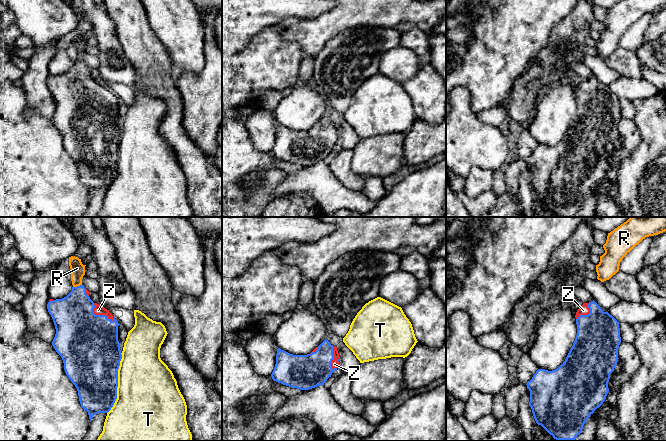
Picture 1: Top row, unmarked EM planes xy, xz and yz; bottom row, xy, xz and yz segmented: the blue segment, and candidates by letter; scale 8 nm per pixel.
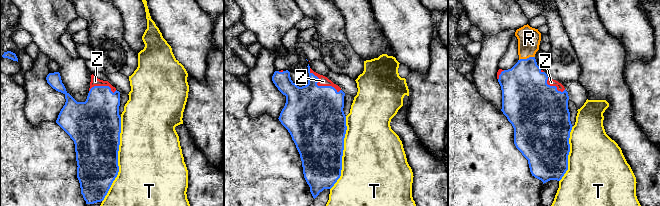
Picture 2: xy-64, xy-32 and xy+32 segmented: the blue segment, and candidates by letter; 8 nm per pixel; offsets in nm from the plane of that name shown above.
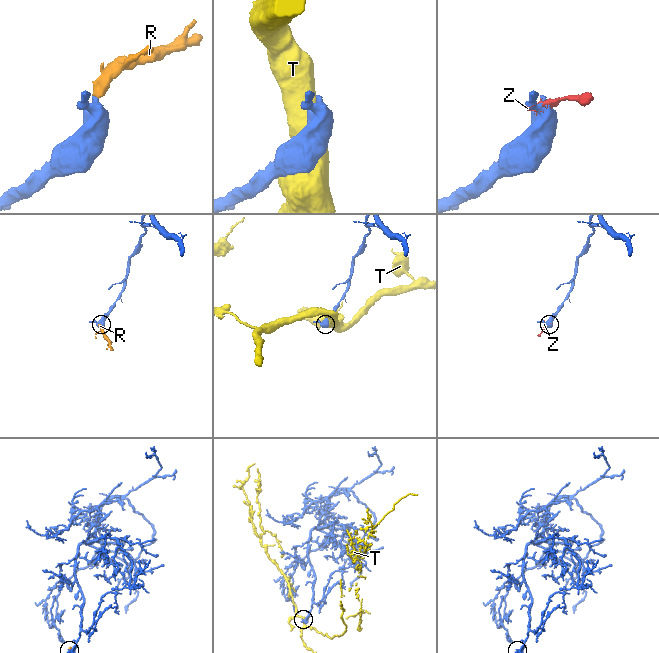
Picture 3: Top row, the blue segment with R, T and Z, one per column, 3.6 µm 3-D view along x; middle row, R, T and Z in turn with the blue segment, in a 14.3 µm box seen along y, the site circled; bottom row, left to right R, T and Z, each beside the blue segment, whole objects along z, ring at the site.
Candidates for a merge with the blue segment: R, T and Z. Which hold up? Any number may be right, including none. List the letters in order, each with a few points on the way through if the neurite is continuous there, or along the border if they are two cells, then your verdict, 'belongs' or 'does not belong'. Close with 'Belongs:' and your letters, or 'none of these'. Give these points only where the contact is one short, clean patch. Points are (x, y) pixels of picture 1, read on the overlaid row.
R: runs through xy (73, 316), (77, 307), (77, 286), (77, 268); belongs
T: does not belong
Z: belongs
Belongs: R, Z

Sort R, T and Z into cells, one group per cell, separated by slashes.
R Z / T

